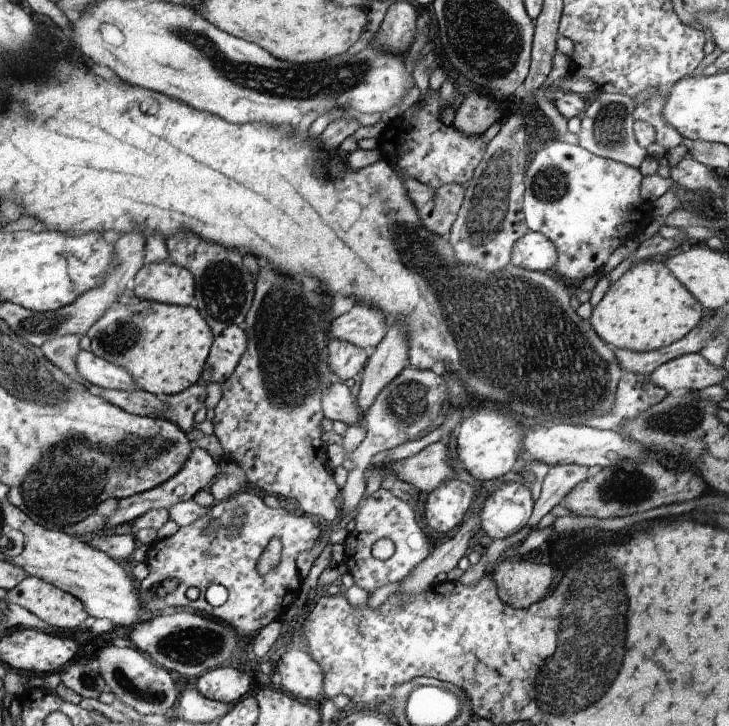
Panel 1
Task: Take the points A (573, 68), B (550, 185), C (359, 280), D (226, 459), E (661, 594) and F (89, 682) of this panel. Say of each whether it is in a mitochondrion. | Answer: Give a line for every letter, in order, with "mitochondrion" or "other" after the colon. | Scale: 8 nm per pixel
A: other
B: mitochondrion
C: other
D: other
E: other
F: mitochondrion

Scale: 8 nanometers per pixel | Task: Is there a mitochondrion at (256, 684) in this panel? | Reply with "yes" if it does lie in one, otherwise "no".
no

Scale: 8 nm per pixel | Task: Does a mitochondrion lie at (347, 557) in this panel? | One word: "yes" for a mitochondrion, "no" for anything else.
no

